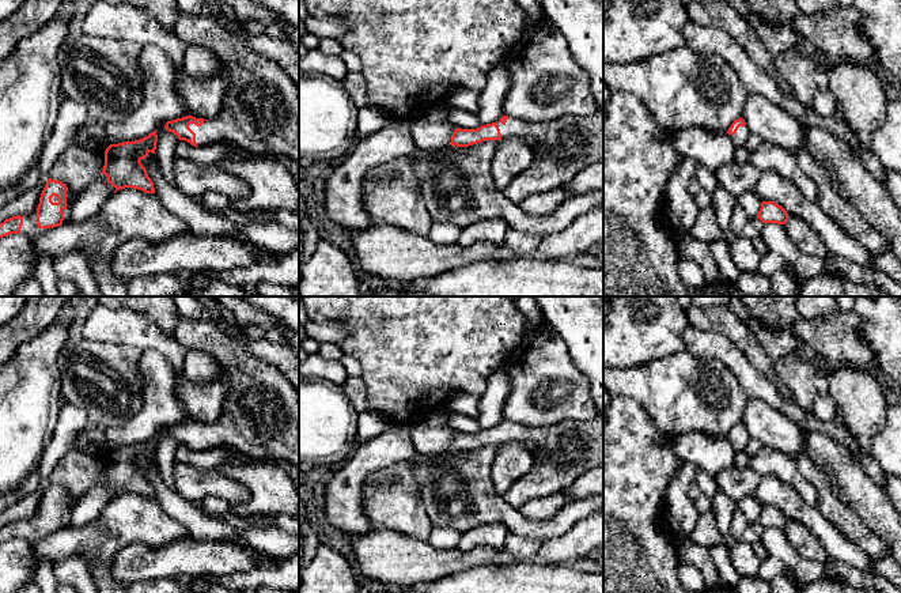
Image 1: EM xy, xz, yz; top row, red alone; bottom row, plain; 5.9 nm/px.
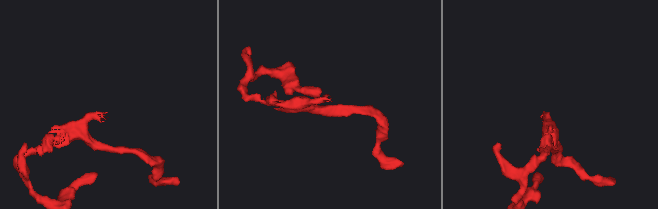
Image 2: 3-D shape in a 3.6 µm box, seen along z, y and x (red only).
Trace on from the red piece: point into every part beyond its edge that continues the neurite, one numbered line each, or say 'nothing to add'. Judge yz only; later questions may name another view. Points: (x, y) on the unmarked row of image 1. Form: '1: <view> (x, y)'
1: yz (739, 442)

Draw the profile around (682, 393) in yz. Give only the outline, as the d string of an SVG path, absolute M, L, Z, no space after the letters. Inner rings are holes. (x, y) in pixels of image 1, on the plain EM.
M681 351L633 367L603 370L603 390L609 397L624 396L639 401L655 426L675 439L699 431L727 437L742 422L749 396L728 367L715 358L697 358Z

